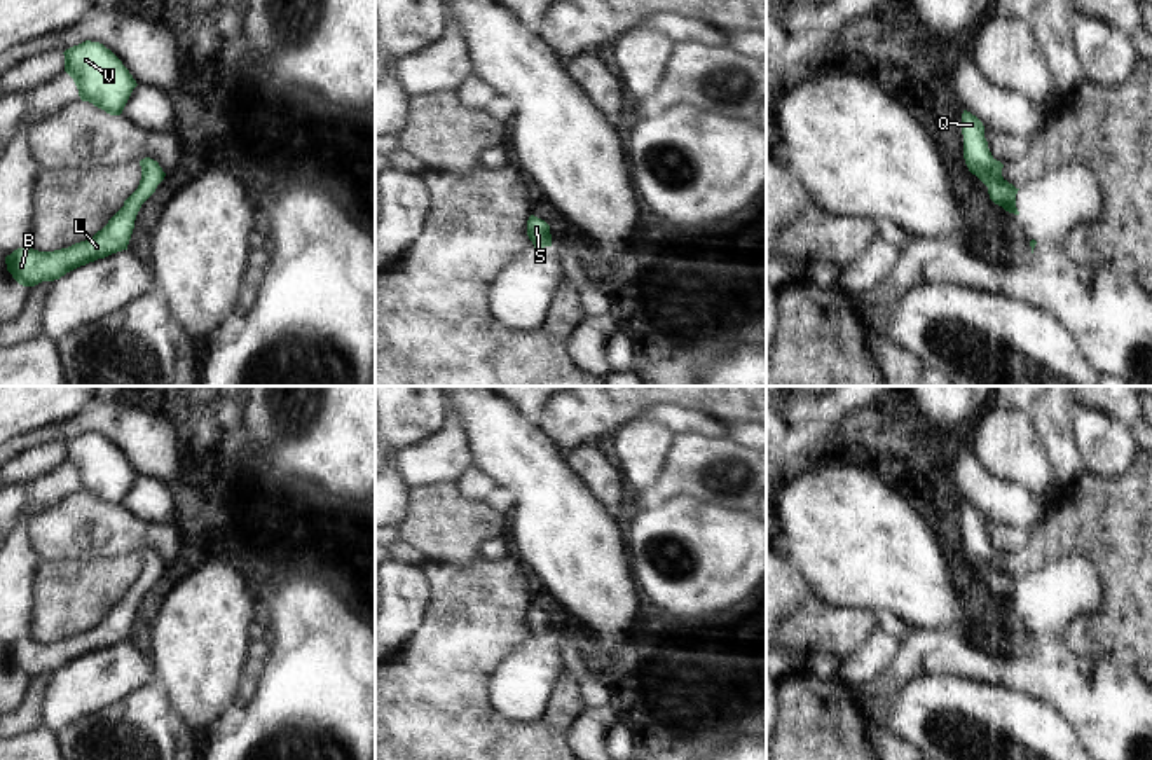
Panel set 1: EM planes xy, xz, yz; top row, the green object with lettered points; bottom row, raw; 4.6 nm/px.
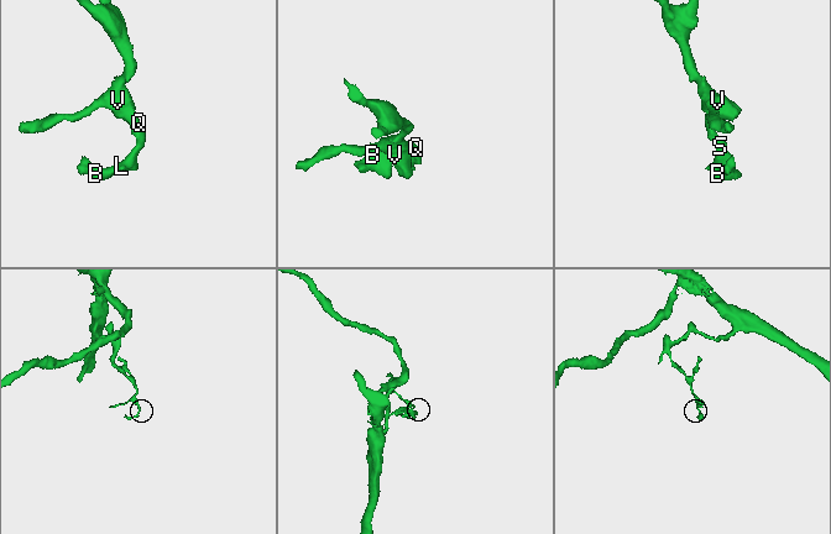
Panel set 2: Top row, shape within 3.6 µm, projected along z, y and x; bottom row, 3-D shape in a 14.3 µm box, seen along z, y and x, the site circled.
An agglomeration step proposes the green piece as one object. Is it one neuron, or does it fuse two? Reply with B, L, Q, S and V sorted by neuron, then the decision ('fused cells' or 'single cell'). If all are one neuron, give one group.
B L Q S V; single cell

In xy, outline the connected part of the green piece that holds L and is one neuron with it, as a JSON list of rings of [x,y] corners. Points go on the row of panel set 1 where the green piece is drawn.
[[[140,161],[141,180],[138,189],[124,201],[124,206],[93,238],[54,252],[17,248],[5,257],[7,271],[23,287],[35,287],[42,281],[54,281],[66,273],[127,250],[136,215],[141,204],[155,192],[166,173],[157,161]]]

